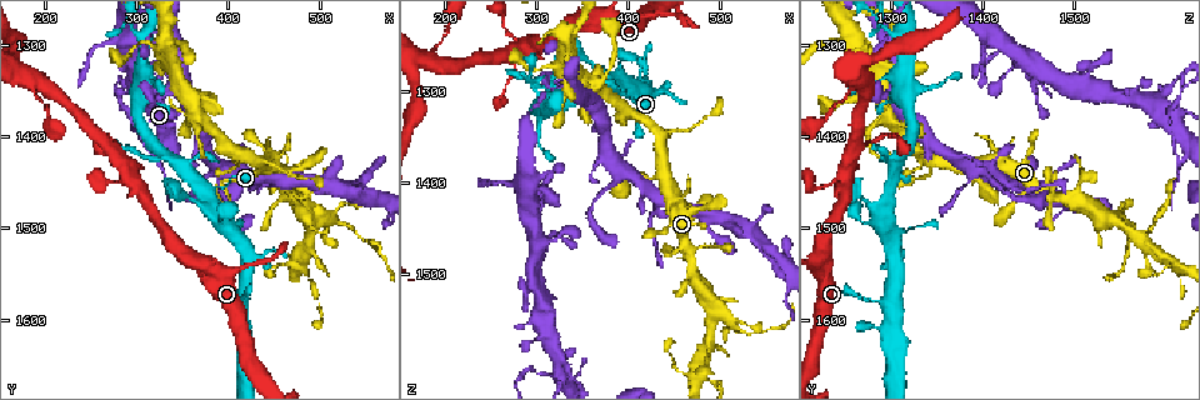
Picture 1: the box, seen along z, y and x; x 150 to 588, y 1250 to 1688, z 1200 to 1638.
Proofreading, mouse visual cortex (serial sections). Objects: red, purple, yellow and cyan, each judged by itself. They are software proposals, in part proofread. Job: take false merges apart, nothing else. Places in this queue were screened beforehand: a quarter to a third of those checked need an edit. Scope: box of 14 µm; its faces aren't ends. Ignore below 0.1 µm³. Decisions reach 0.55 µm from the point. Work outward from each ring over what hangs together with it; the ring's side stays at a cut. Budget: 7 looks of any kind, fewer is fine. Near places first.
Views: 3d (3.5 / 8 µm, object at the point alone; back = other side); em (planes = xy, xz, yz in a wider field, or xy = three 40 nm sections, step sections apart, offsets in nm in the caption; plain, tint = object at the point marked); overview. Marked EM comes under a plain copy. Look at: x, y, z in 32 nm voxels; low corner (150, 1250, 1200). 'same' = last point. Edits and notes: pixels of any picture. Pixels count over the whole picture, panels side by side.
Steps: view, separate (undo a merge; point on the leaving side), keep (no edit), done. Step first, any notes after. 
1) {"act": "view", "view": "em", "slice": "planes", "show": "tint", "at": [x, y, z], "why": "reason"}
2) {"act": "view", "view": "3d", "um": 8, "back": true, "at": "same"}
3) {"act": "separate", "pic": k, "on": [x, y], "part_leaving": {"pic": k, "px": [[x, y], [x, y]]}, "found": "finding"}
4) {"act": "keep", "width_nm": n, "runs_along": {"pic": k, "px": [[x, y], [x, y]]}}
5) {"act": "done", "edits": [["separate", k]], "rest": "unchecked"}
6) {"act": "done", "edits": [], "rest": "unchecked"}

{"act": "view", "view": "3d", "um": 3.5, "back": true, "at": [325, 1430, 1615], "why": "sharp bend"}

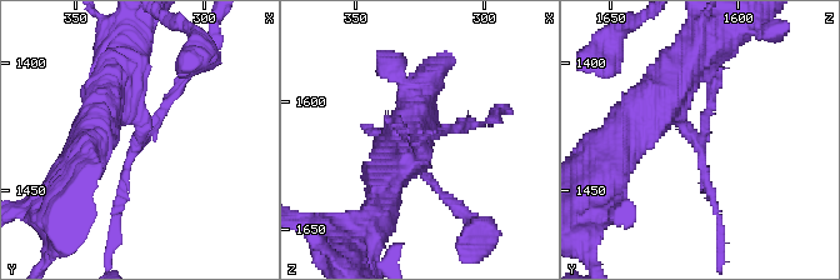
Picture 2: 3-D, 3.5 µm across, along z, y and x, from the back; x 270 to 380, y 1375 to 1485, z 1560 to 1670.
{"act": "view", "view": "em", "slice": "planes", "show": "tint", "at": [324, 1429, 1616]}

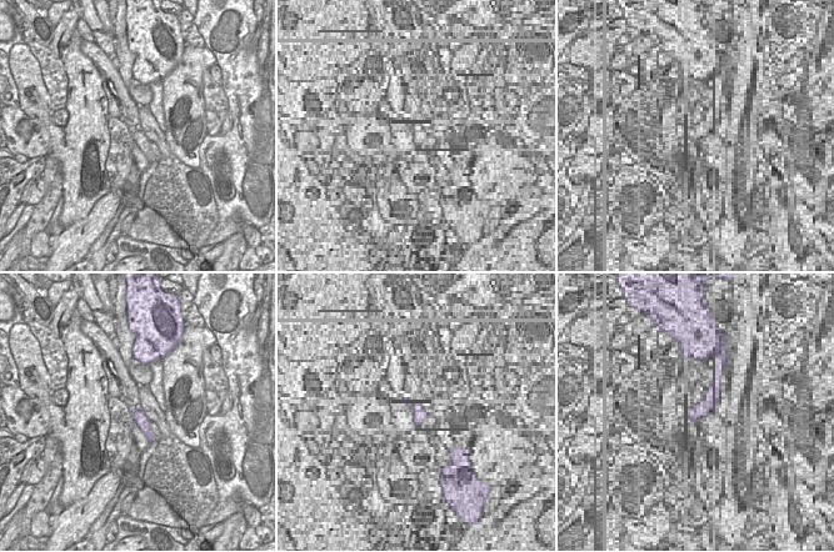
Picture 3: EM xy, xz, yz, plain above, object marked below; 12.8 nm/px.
{"act": "view", "view": "em", "slice": "xy", "step": 1, "show": "tint", "at": "same", "why": "cut it another way"}

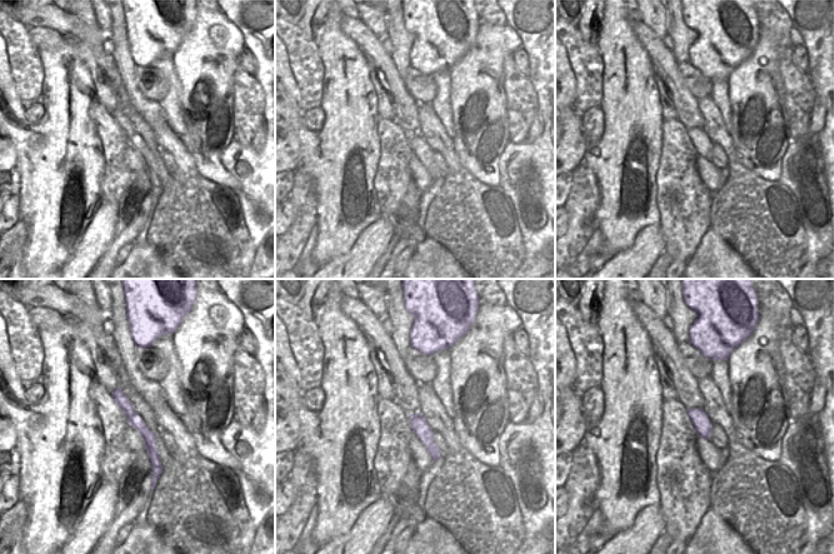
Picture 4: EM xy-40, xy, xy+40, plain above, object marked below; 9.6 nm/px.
{"act": "separate", "pic": 2, "on": [179, 88], "part_leaving": {"pic": 2, "px": [[424, 154], [428, 135], [481, 121]]}, "found": "two cells meet here"}

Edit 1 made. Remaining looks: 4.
{"act": "view", "view": "overview", "why": "redraw"}

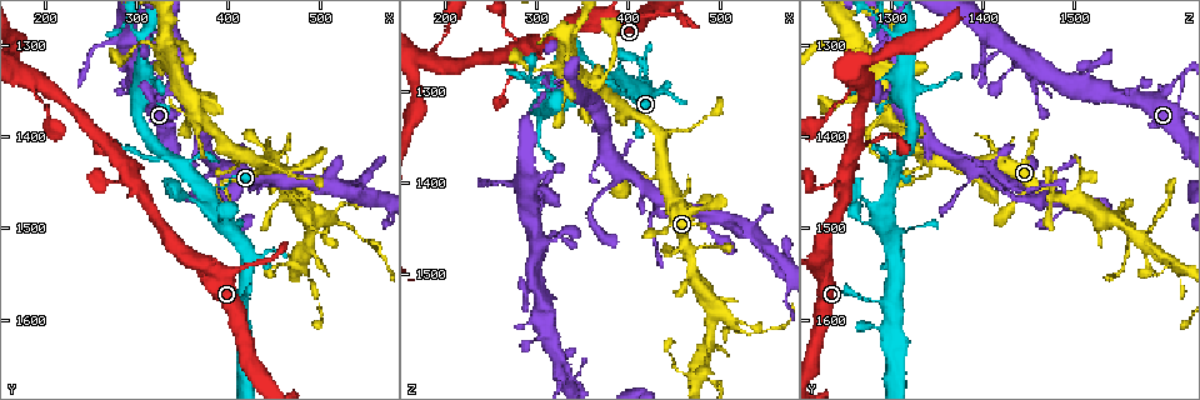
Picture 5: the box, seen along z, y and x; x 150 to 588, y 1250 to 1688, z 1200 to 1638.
{"act": "view", "view": "3d", "um": 3.5, "at": [185, 1340, 1260], "why": "abrupt turn"}

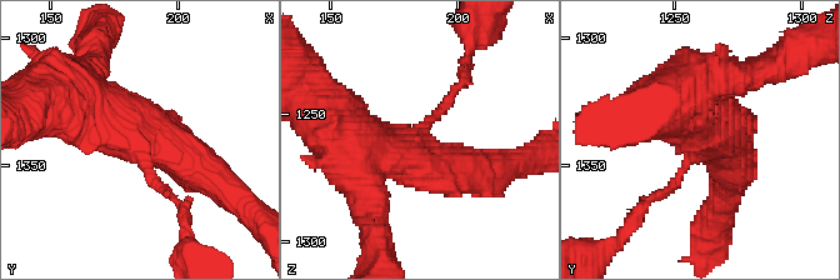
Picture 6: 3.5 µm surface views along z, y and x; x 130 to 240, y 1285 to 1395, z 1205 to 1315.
{"act": "view", "view": "em", "slice": "xy", "step": 1, "show": "tint", "at": [185, 1345, 1260]}

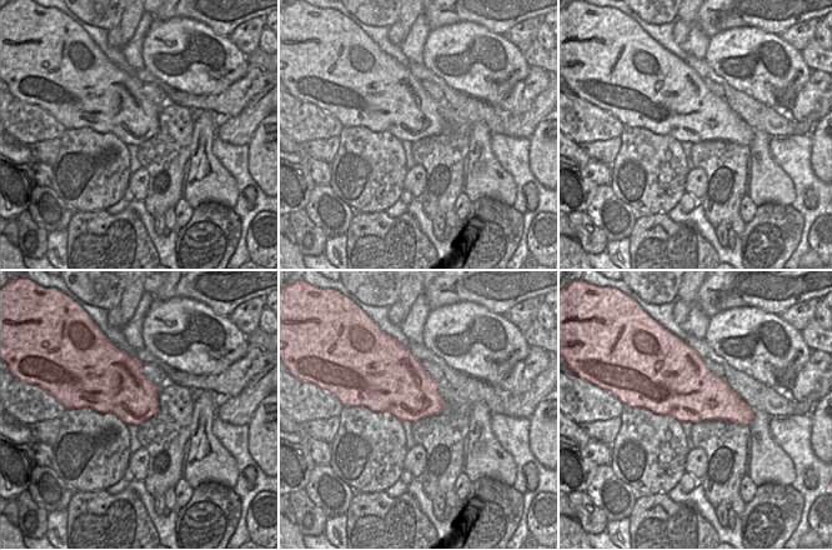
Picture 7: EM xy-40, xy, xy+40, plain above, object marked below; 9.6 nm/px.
{"act": "keep", "runs_along": {"pic": 6, "px": [[159, 141], [90, 69]]}, "found": "all the same cell"}

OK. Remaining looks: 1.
{"act": "done", "edits": [["separate", 2]], "rest": "unchecked"}

